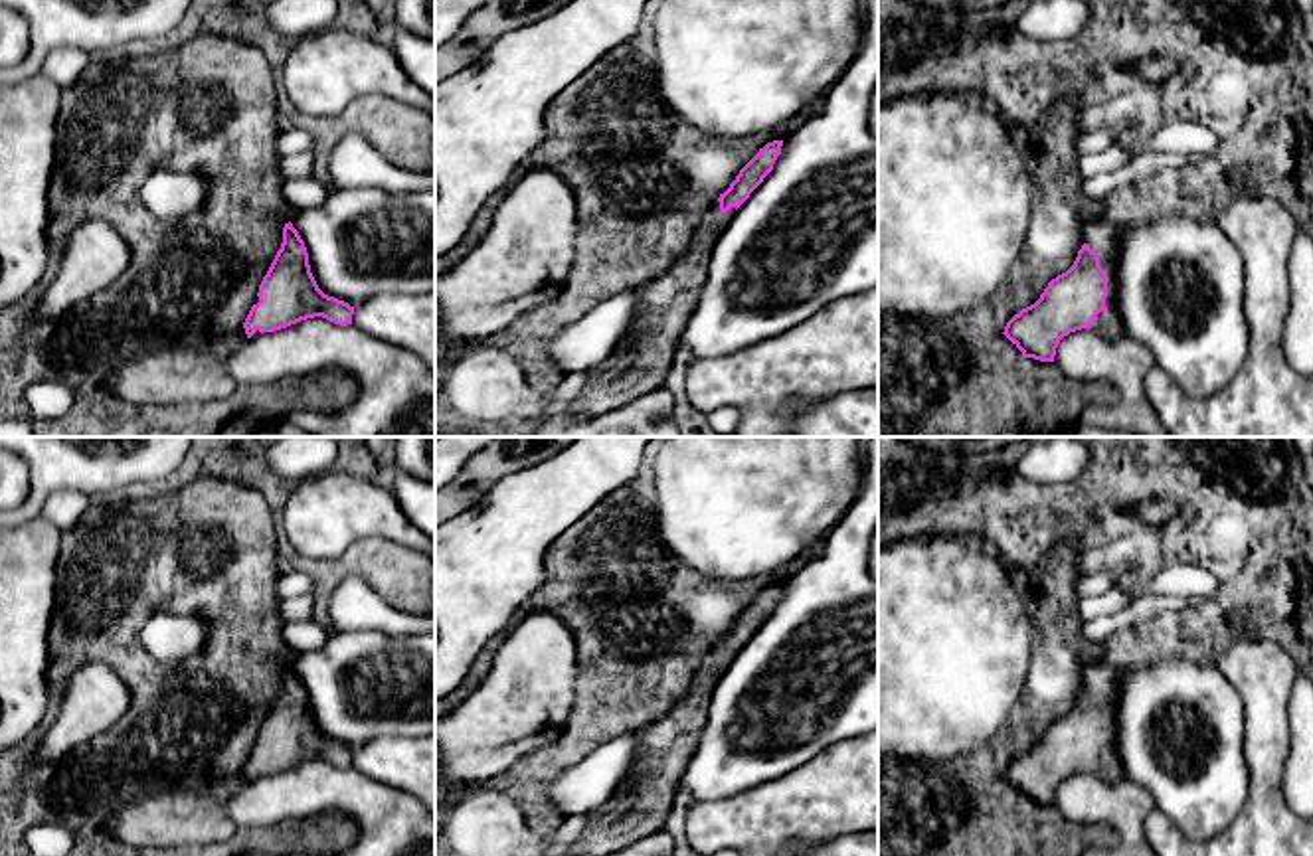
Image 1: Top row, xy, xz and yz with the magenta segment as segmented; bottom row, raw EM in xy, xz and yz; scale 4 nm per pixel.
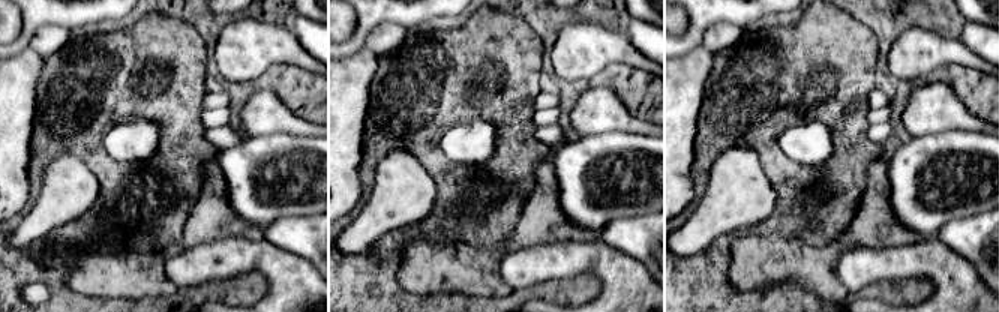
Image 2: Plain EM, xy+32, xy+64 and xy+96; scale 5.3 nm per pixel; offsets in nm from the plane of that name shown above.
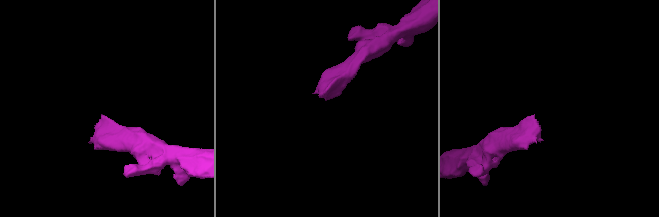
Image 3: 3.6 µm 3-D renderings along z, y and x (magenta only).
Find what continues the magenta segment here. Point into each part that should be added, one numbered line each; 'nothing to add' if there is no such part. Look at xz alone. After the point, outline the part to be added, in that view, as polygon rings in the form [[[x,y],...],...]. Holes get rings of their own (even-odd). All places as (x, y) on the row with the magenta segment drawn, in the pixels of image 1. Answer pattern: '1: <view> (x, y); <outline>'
1: xz (639, 364); [[[716,200],[688,249],[666,273],[637,289],[635,324],[617,350],[591,370],[569,407],[573,417],[605,413],[662,385],[704,289],[712,249],[734,215],[736,208],[722,214]]]

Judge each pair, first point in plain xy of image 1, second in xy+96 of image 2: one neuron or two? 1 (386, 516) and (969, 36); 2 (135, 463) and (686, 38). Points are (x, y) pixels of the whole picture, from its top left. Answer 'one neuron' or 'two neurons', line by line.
1: two neurons
2: one neuron

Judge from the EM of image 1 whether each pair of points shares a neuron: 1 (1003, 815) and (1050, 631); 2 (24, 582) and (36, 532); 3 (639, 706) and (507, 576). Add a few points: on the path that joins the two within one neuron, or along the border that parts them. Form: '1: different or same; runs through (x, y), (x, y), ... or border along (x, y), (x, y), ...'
1: same; runs through (993, 770), (993, 758), (1049, 694), (1050, 677)
2: same; runs through (24, 570), (24, 556), (36, 544)
3: different; border along (546, 552), (544, 582), (515, 613)

